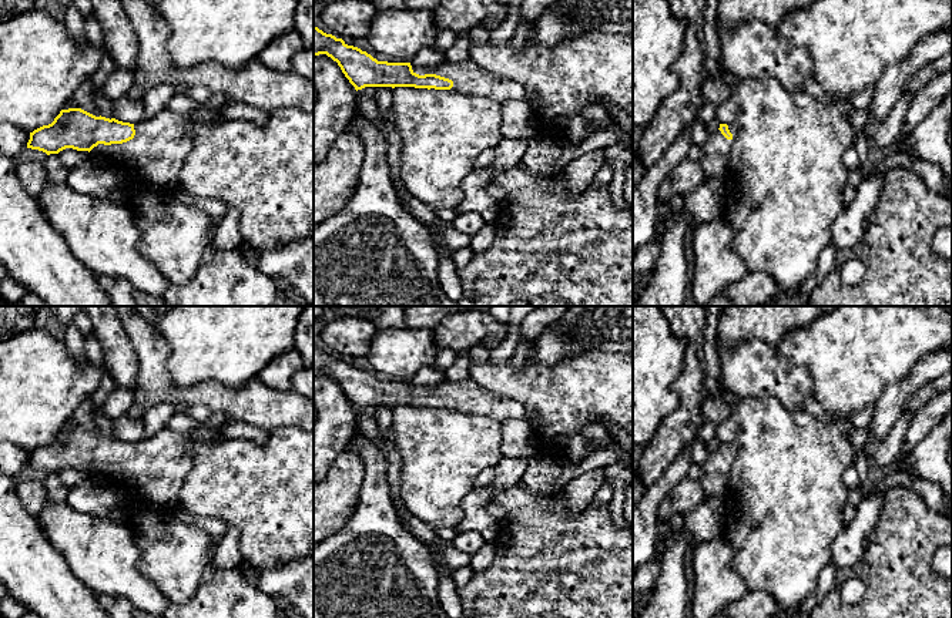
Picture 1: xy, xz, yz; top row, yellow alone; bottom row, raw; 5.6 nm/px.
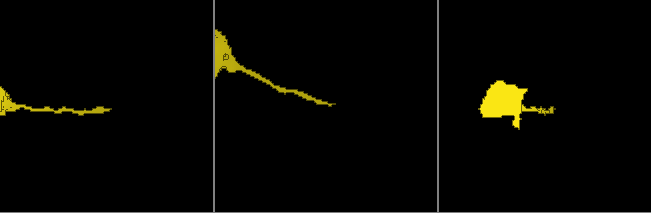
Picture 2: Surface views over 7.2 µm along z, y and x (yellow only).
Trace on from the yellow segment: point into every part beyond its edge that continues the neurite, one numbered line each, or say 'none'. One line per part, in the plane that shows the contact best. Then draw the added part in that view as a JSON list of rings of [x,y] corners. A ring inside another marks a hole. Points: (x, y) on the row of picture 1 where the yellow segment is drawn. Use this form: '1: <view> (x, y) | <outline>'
1: xy (157, 151) | [[[221,107],[208,114],[160,111],[134,124],[135,135],[123,144],[98,144],[90,154],[100,159],[121,161],[131,172],[174,191],[184,159],[202,128],[221,124]]]

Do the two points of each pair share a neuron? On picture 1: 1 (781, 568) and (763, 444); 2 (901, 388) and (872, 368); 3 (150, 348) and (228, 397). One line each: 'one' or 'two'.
1: one
2: two
3: one

